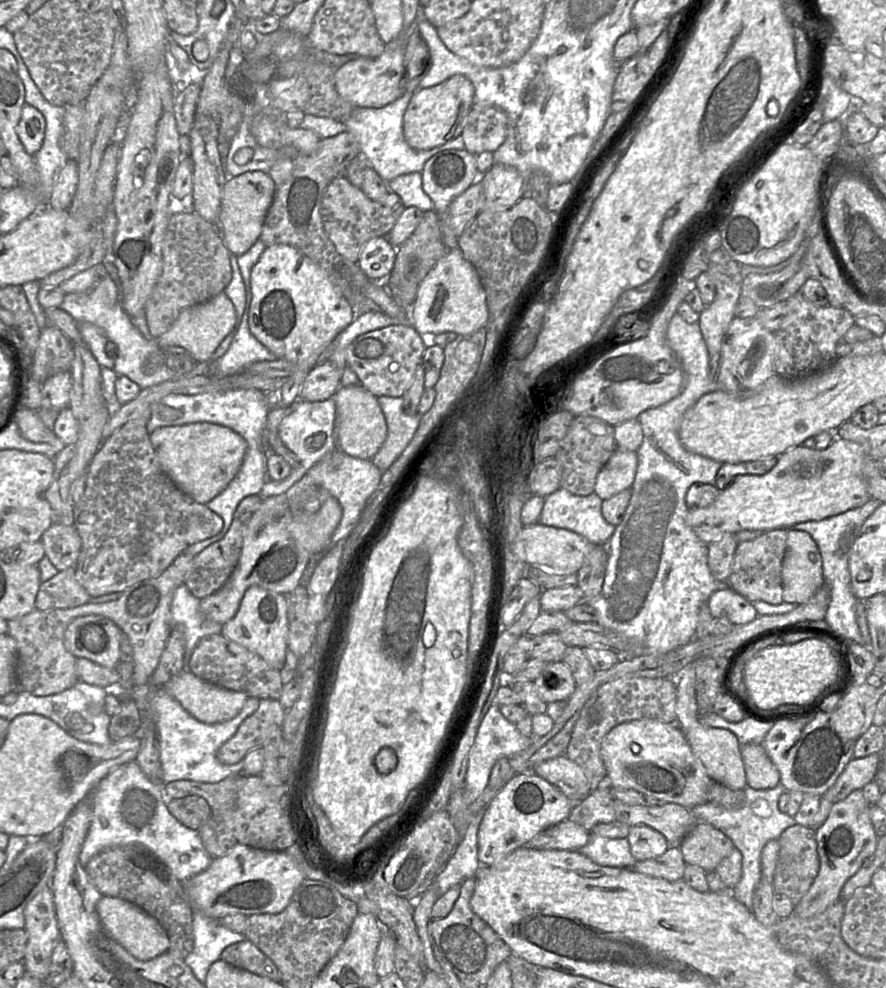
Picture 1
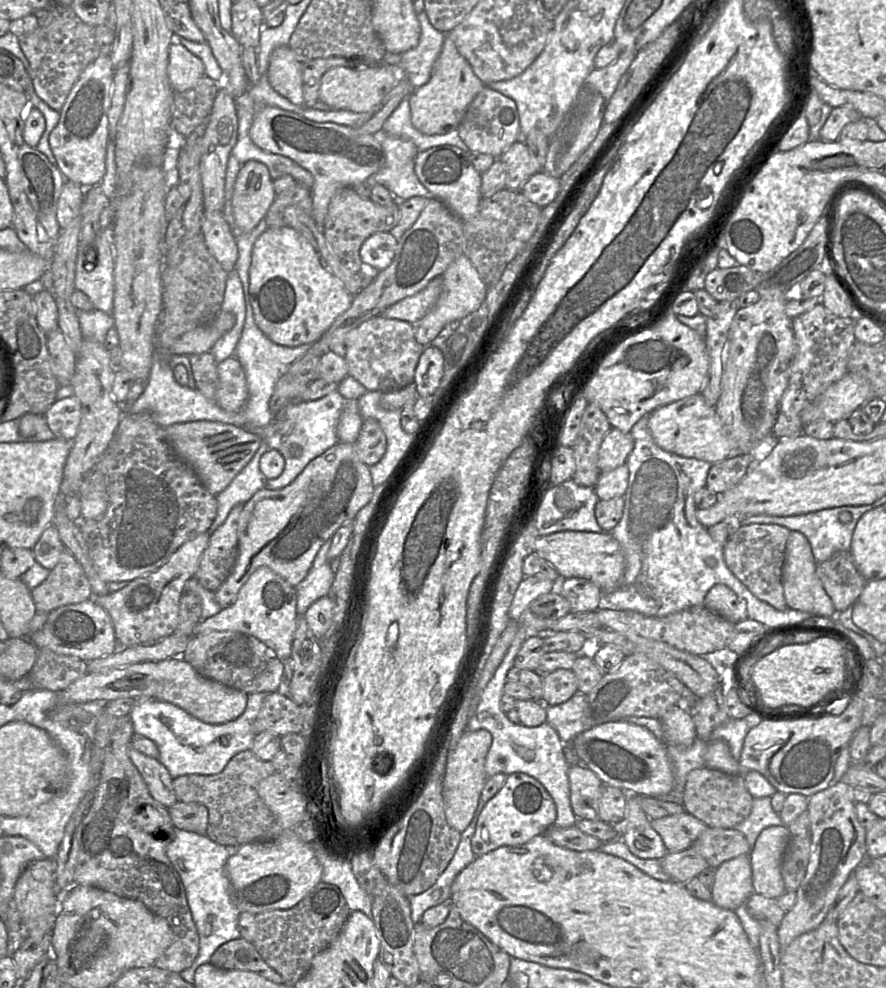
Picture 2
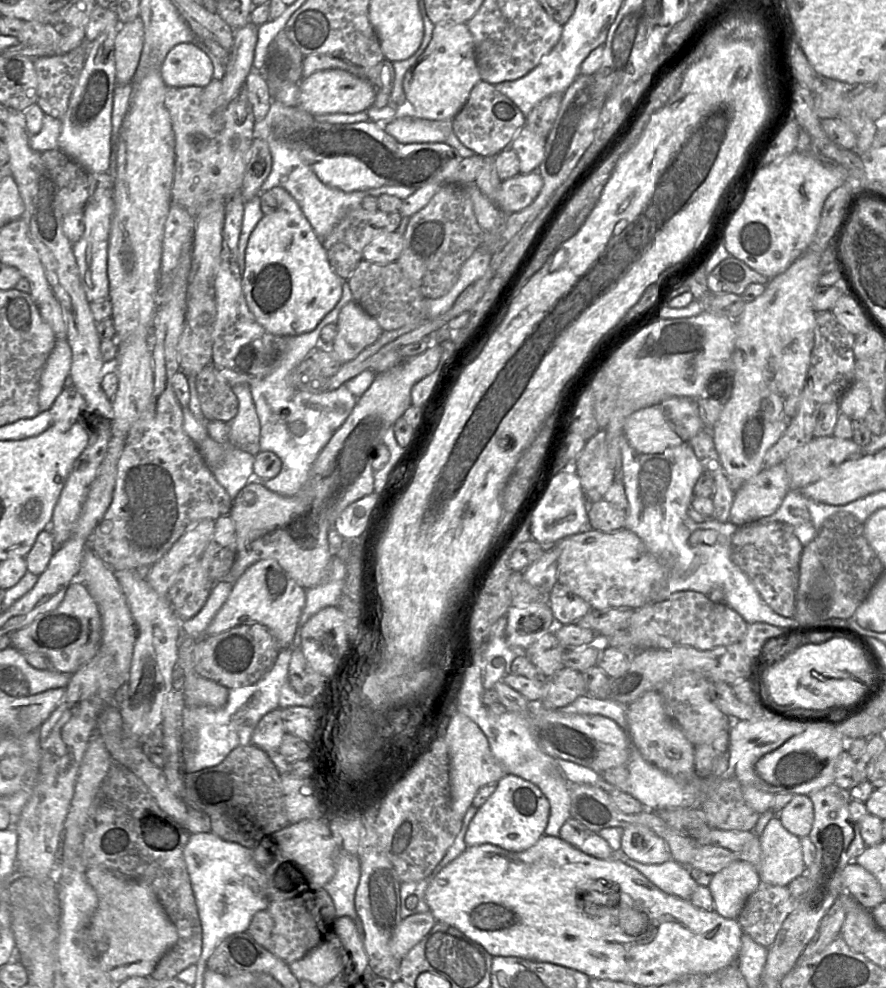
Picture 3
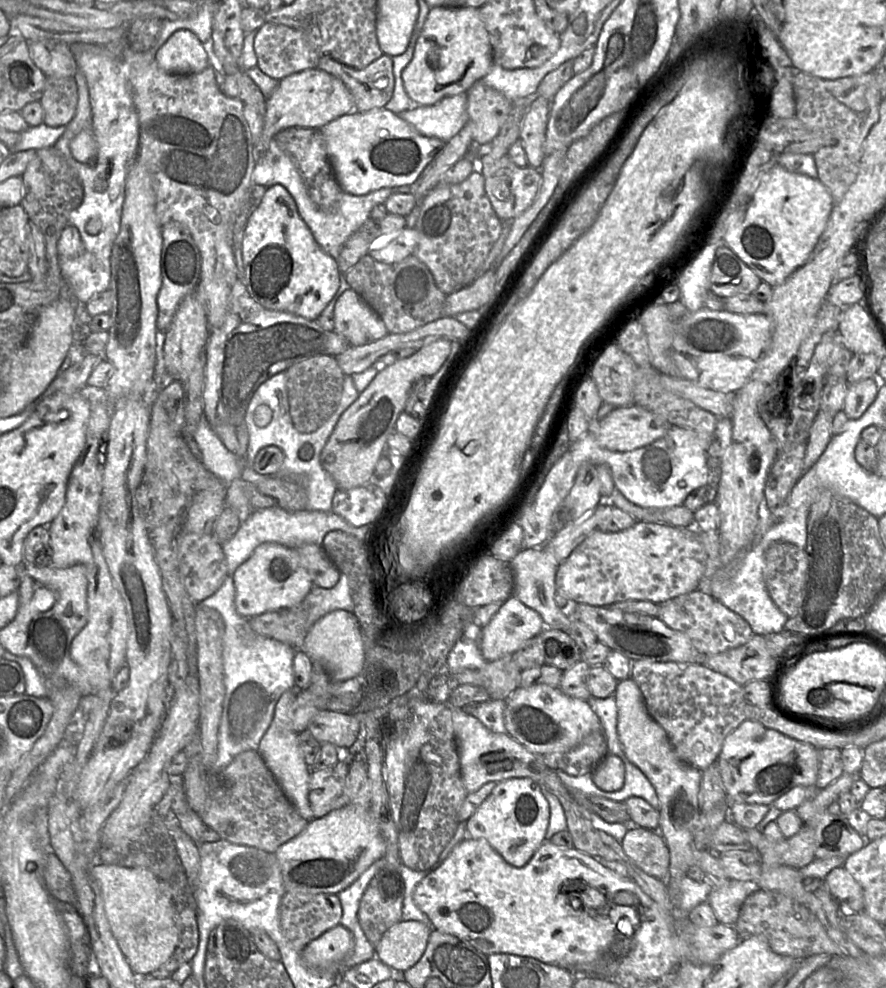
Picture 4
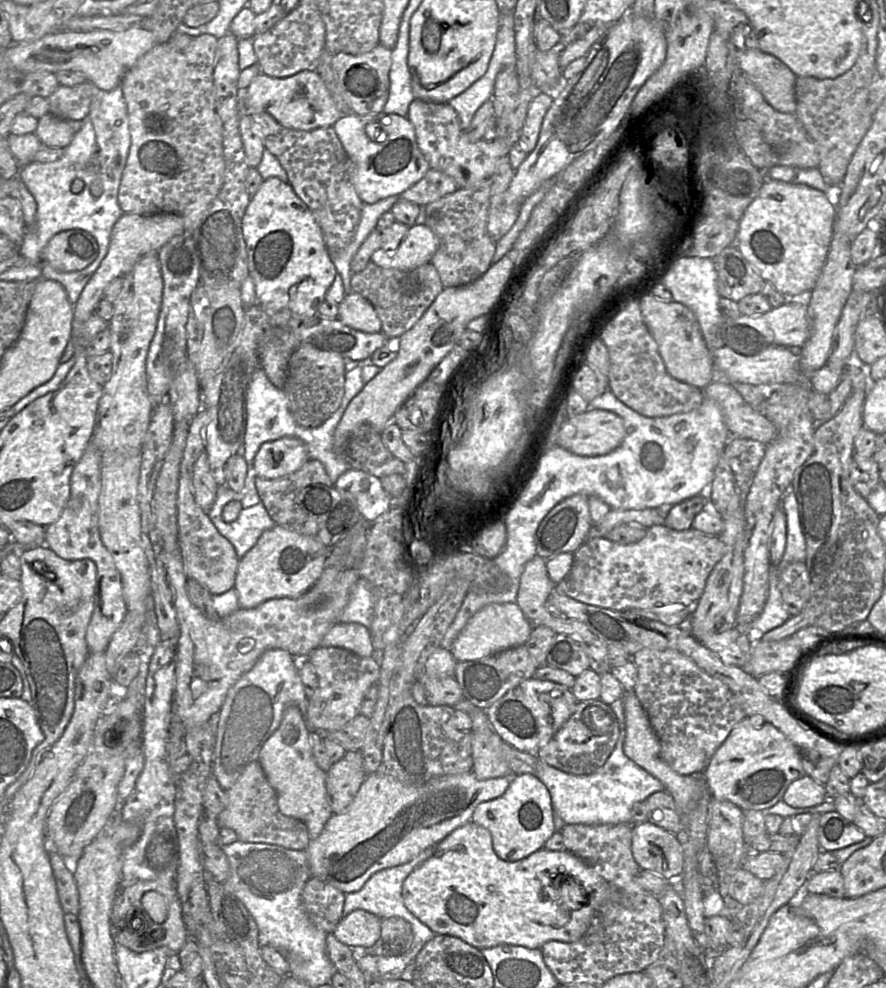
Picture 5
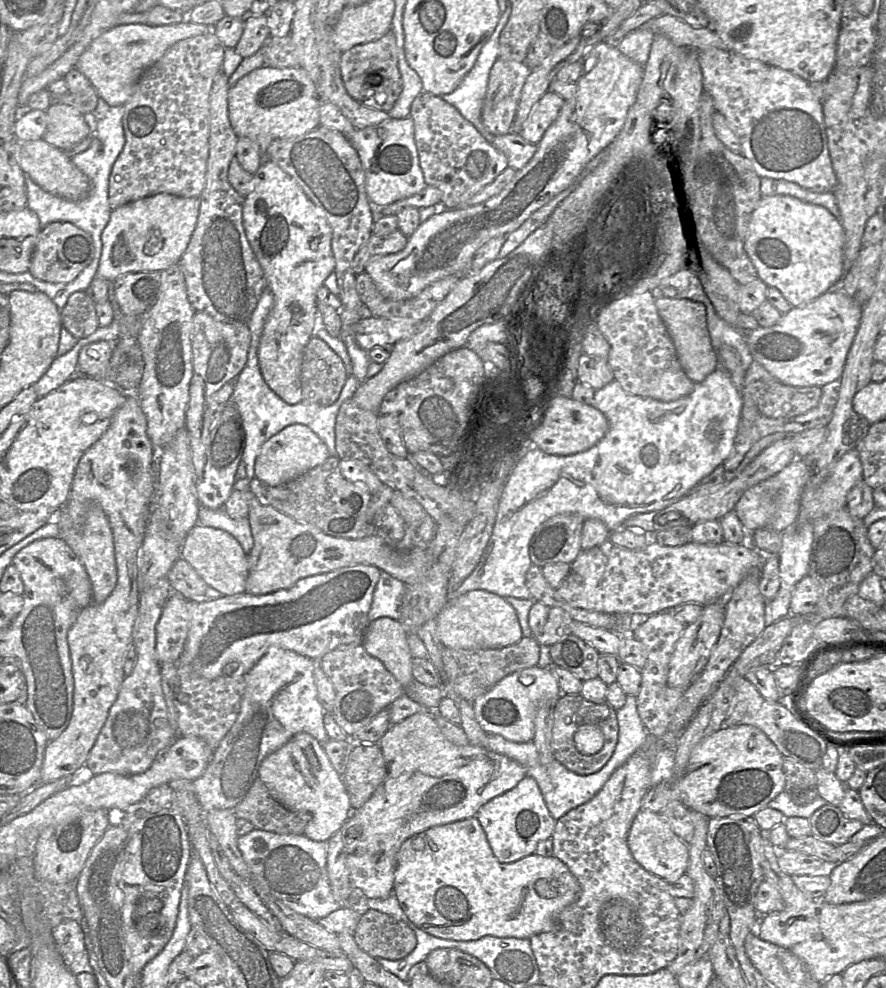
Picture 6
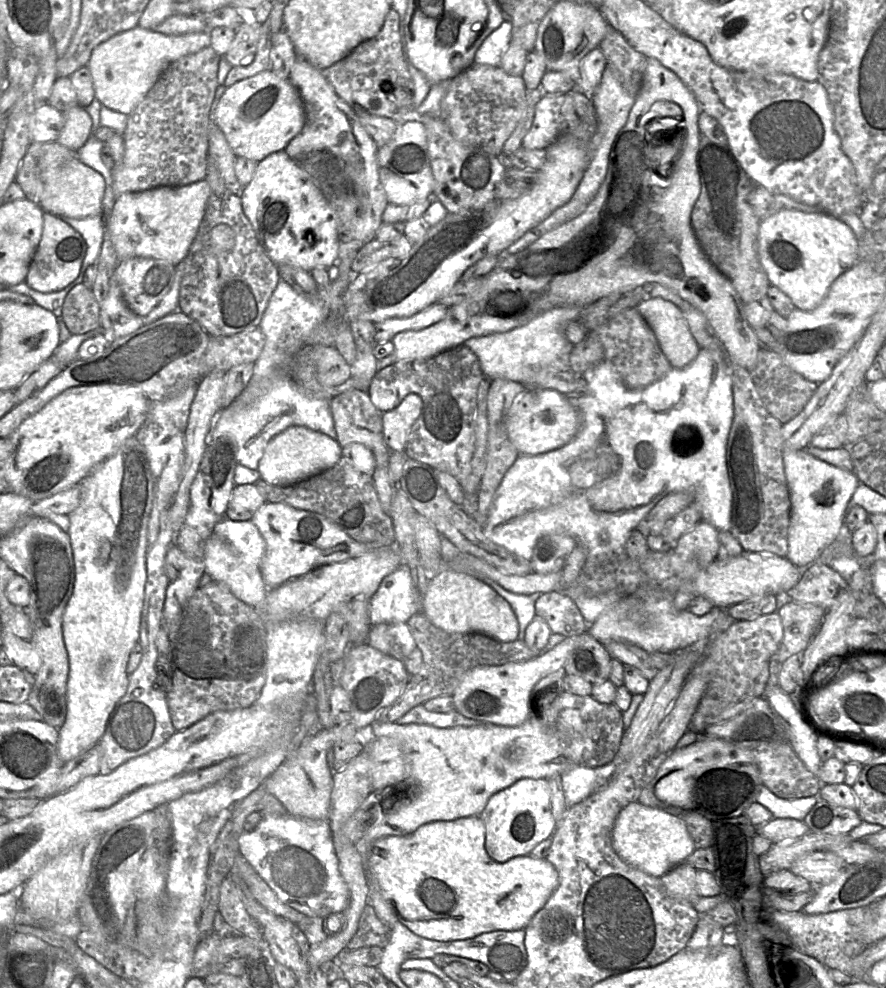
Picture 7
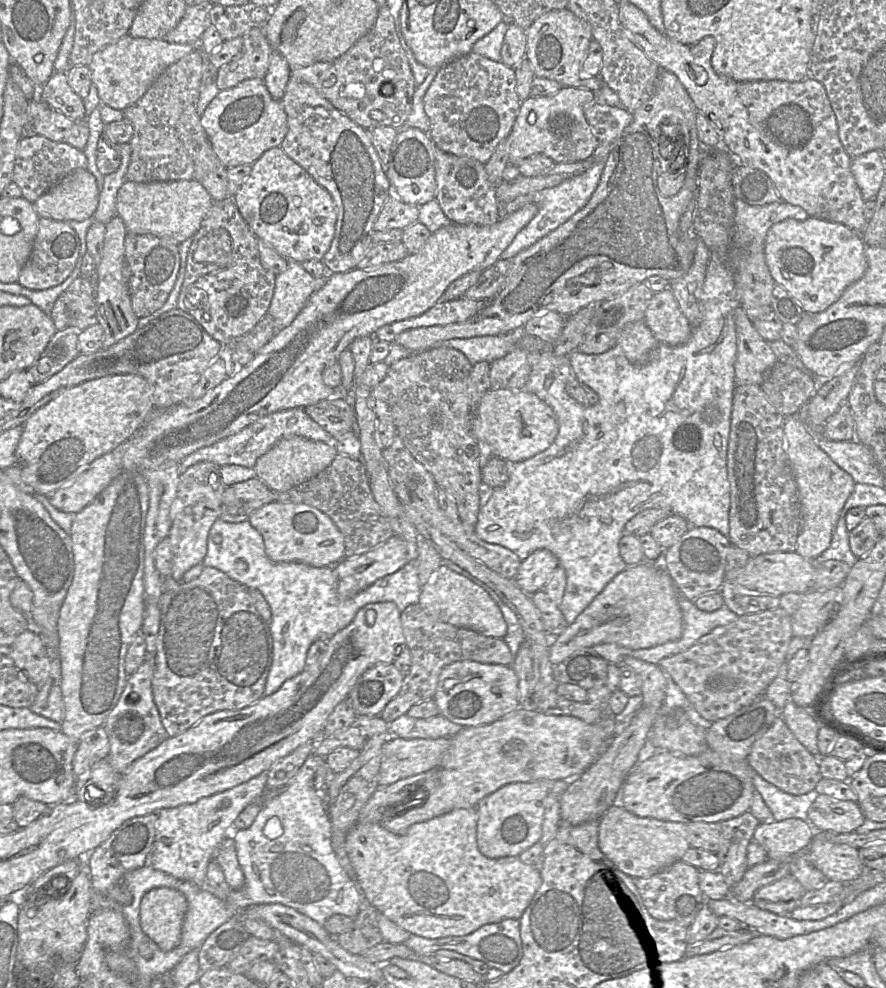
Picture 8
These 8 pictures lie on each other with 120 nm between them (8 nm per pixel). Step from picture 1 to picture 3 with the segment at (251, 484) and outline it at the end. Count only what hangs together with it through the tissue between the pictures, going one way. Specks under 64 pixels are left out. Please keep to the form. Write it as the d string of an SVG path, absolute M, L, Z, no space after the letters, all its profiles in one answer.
M229 445L222 459L211 470L216 480L234 500L253 479L255 456Z

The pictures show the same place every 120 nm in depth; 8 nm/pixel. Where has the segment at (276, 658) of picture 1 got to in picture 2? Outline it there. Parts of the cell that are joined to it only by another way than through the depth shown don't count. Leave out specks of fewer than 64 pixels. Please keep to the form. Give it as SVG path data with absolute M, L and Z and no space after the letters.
M269 567L258 568L240 589L235 602L218 614L200 621L192 636L212 631L231 631L251 635L270 647L280 660L289 660L297 628L295 587Z

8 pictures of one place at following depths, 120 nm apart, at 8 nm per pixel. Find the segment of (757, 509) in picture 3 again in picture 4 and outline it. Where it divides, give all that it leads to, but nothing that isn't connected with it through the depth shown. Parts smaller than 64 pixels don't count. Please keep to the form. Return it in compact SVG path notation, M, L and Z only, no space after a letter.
M822 408L819 409L811 427L805 455L803 458L803 474L809 470L822 455L832 437L832 414Z

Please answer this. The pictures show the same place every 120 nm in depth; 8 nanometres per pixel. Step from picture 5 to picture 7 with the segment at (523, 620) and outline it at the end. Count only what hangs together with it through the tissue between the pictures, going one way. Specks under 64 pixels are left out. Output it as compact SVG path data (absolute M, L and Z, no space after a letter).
M442 570L429 580L421 611L431 623L449 633L479 633L497 642L518 638L518 624L509 604L484 582L453 570Z

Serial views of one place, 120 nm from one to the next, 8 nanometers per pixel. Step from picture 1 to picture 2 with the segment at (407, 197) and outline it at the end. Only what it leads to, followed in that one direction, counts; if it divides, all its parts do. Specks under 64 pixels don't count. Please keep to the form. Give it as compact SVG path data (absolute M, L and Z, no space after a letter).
M383 130L377 135L384 151L383 165L365 182L372 187L377 184L385 186L396 201L416 196L433 198L415 173L416 145L409 139L389 135Z

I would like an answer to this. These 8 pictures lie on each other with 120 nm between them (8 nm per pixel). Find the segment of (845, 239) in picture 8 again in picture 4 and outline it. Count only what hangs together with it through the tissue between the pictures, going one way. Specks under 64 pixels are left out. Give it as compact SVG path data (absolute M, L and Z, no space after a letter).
M777 165L762 177L750 201L729 216L724 242L762 282L774 288L783 283L810 257L827 225L833 207L829 190L819 179L790 172Z

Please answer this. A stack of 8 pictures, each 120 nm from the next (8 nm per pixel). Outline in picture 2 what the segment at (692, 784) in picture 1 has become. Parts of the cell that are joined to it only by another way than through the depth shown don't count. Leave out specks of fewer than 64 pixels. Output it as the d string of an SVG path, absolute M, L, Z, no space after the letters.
M624 719L597 724L578 734L572 740L572 746L581 763L592 770L604 784L620 788L625 793L643 796L668 797L673 791L674 777L667 745L644 726Z

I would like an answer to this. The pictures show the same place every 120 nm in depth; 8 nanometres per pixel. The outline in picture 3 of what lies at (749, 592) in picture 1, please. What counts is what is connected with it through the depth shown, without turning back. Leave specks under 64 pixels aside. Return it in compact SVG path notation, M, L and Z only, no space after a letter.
M783 522L745 524L733 534L730 544L731 560L748 576L762 599L777 614L794 617L799 563L803 546L792 526Z

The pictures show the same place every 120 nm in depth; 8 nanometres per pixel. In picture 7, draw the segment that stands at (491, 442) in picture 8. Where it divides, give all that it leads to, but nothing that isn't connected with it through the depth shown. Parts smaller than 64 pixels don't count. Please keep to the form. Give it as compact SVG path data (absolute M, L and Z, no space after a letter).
M526 387L519 393L505 417L508 438L520 454L538 455L569 443L579 431L579 413L568 397L552 389Z

